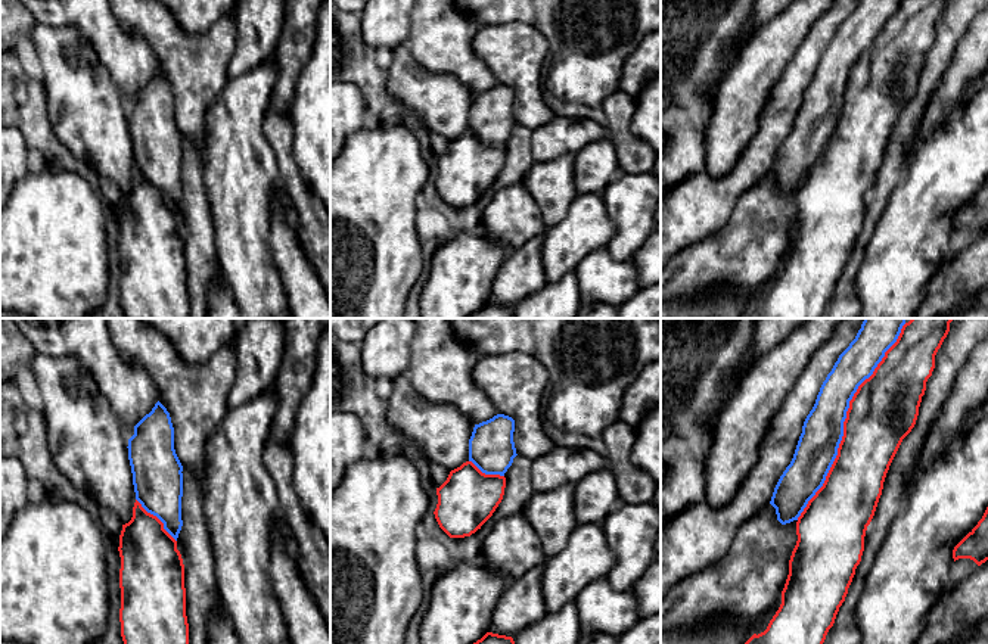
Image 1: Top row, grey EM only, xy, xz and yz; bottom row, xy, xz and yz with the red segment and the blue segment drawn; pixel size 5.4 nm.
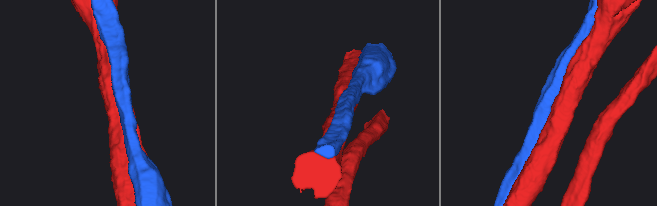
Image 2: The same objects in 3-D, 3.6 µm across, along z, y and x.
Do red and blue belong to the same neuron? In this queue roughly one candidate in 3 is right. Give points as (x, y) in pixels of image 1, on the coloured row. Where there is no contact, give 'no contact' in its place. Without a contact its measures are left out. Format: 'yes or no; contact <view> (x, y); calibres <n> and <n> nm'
no; contact yz (844, 422); calibres 360 and 220 nm

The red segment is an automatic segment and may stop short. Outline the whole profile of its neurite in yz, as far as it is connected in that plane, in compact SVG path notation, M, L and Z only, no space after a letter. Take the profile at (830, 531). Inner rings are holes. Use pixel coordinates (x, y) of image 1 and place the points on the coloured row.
M911 318L897 342L849 401L838 455L823 486L808 501L796 522L798 541L789 560L782 604L767 629L745 644L823 644L861 561L870 525L889 466L919 416L935 355L954 318Z

